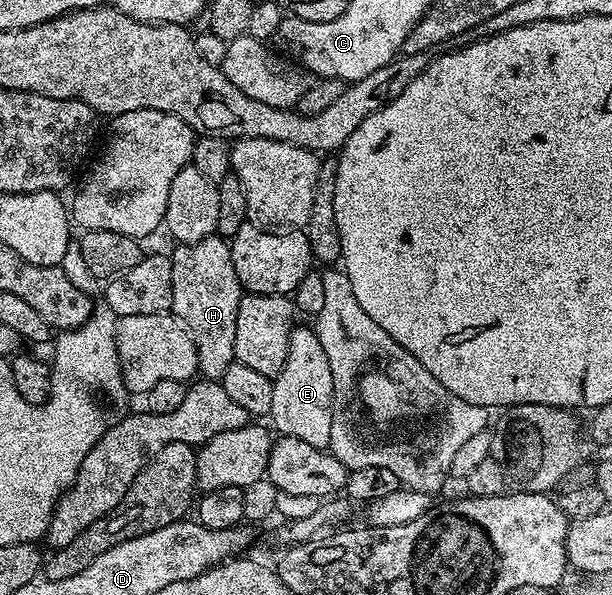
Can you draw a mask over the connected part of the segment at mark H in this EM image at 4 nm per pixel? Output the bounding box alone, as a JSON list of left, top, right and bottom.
[170,234,243,380]

